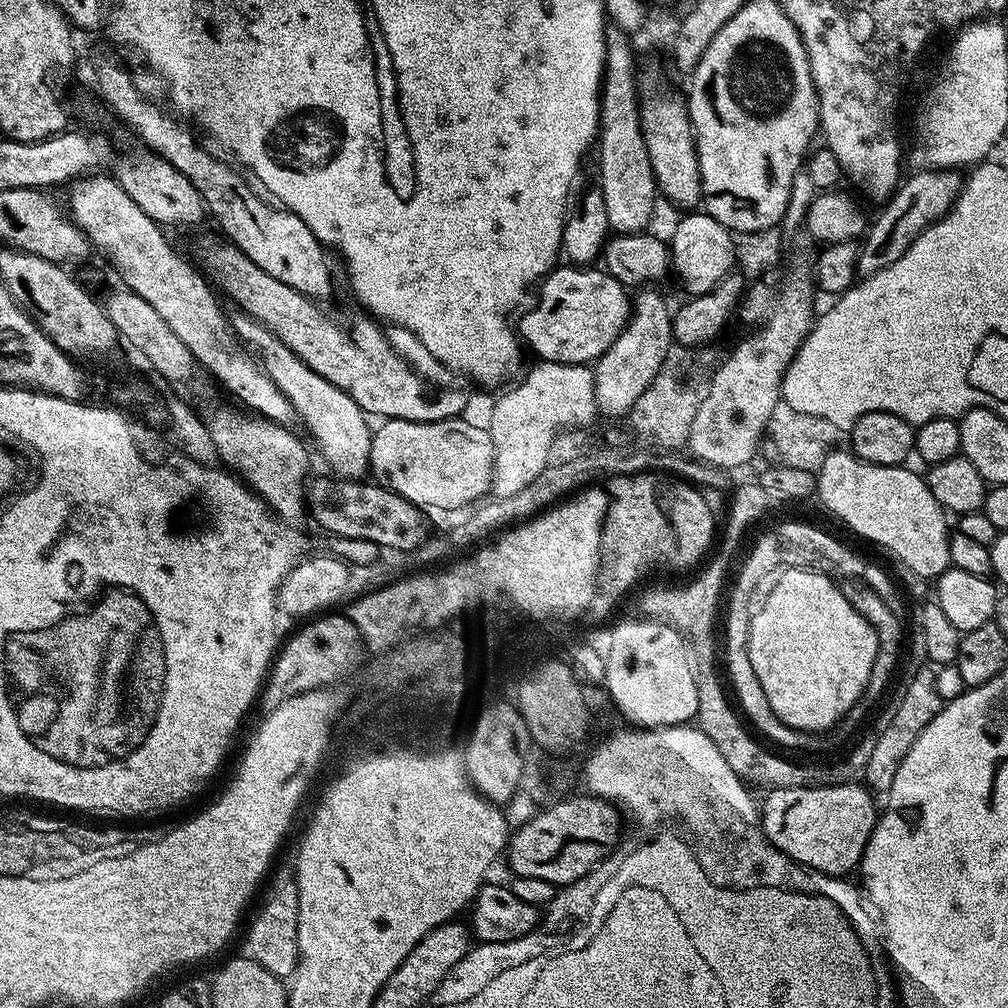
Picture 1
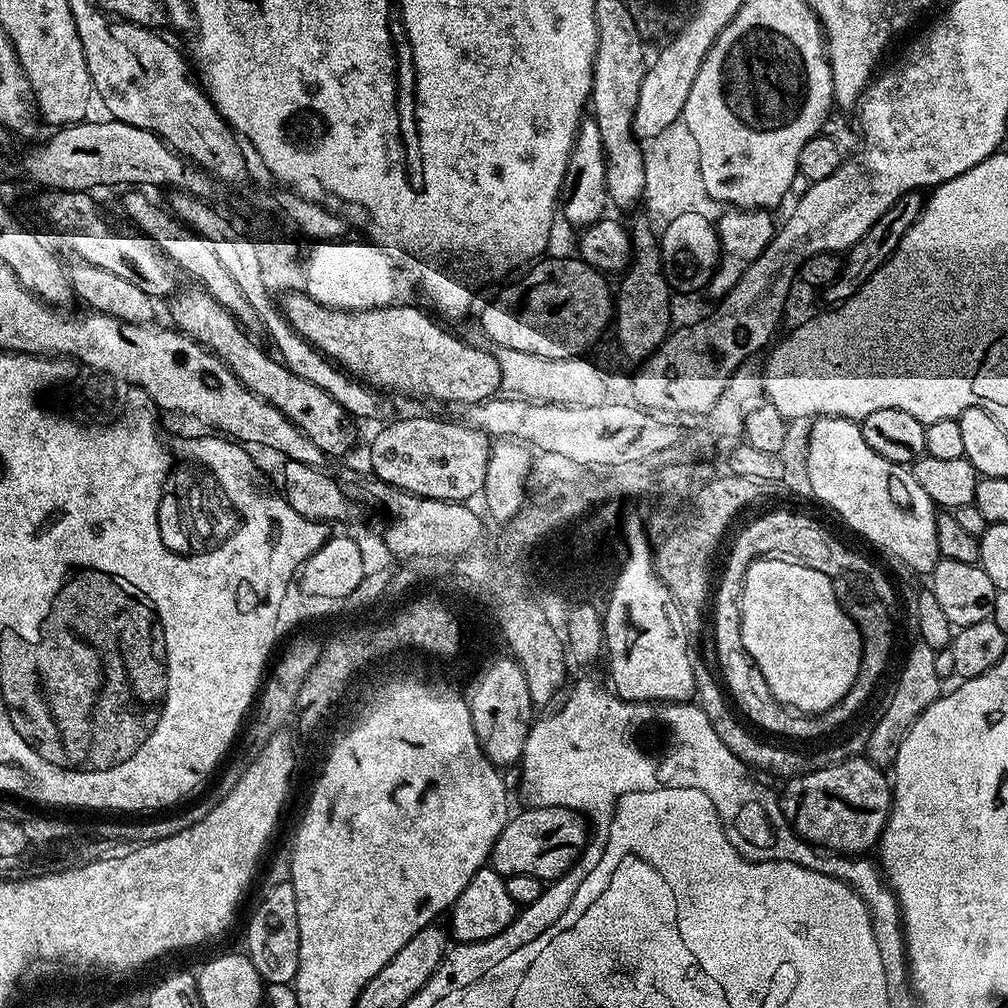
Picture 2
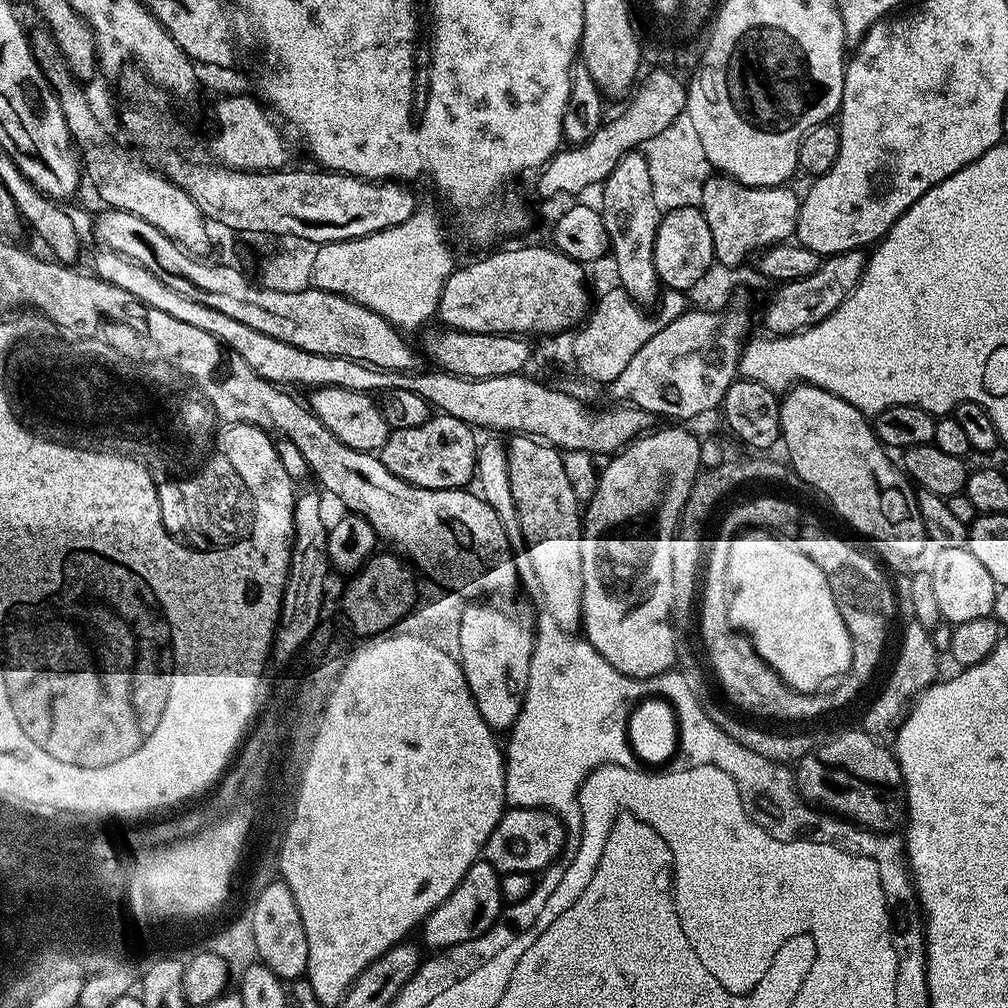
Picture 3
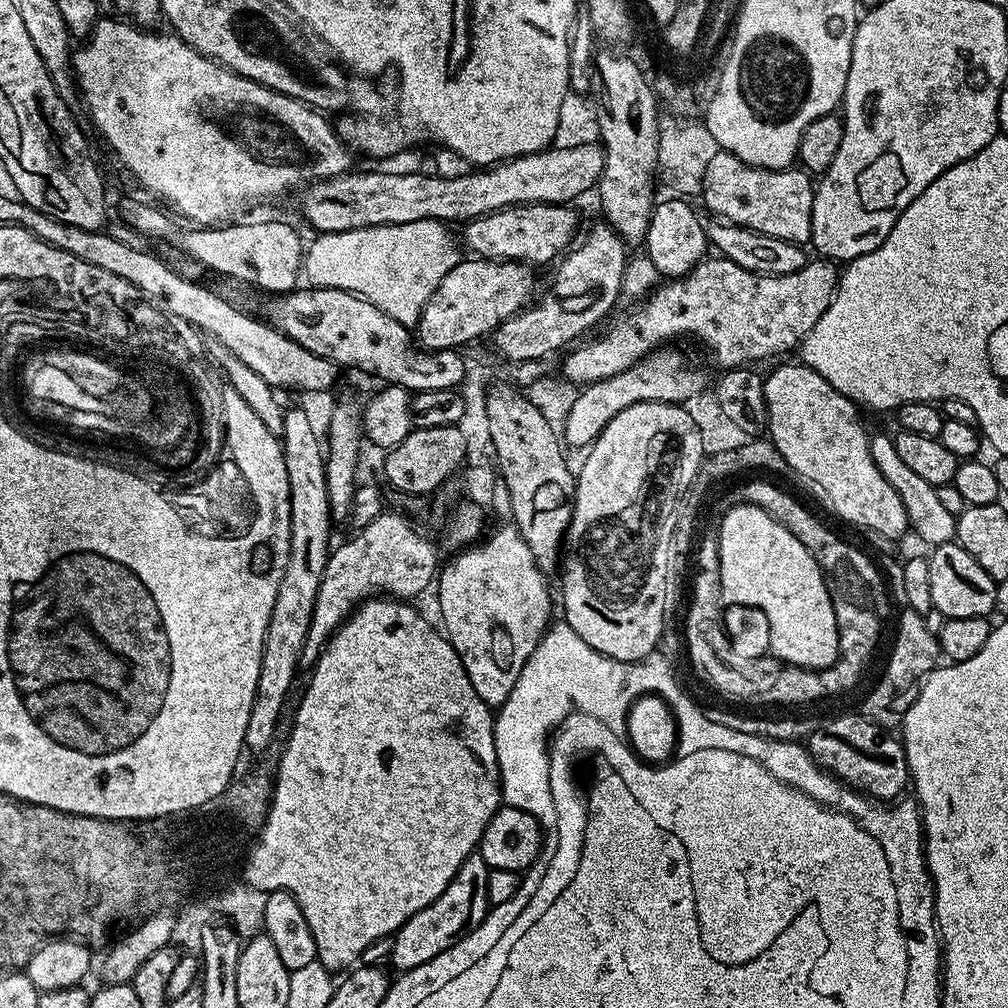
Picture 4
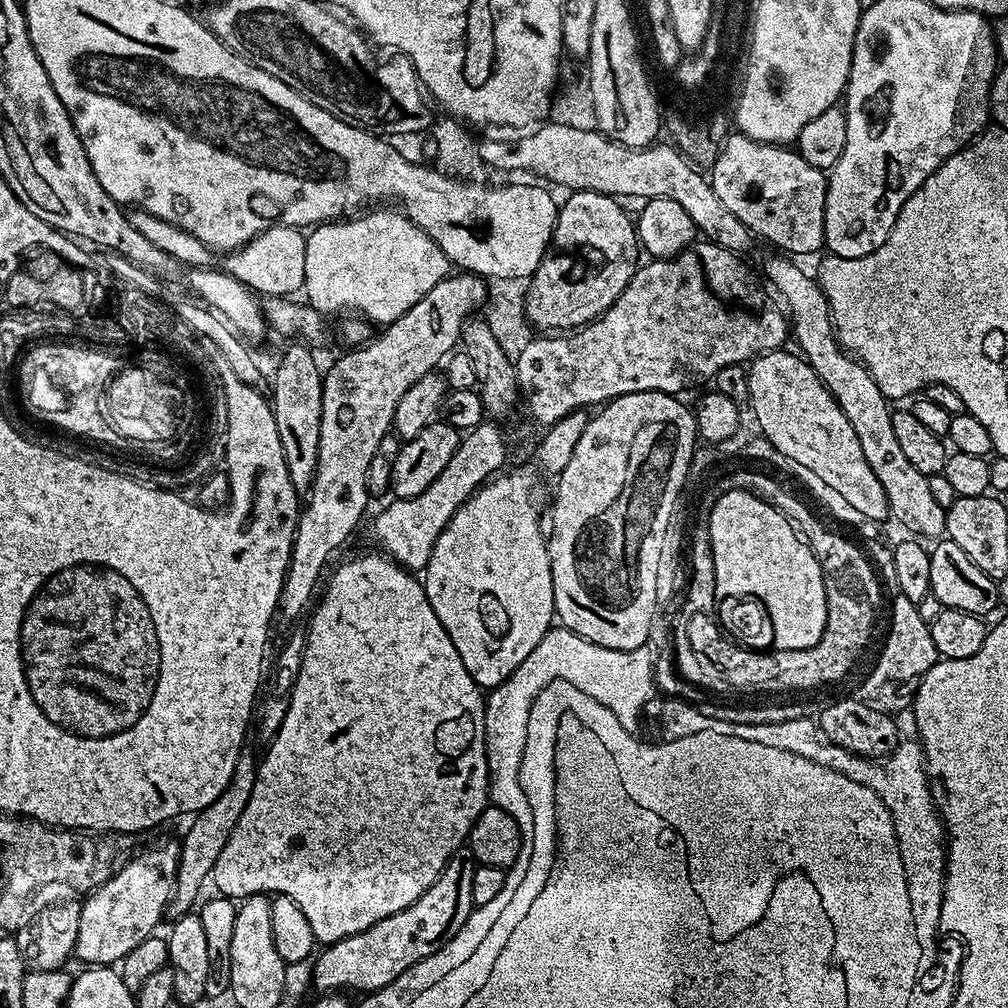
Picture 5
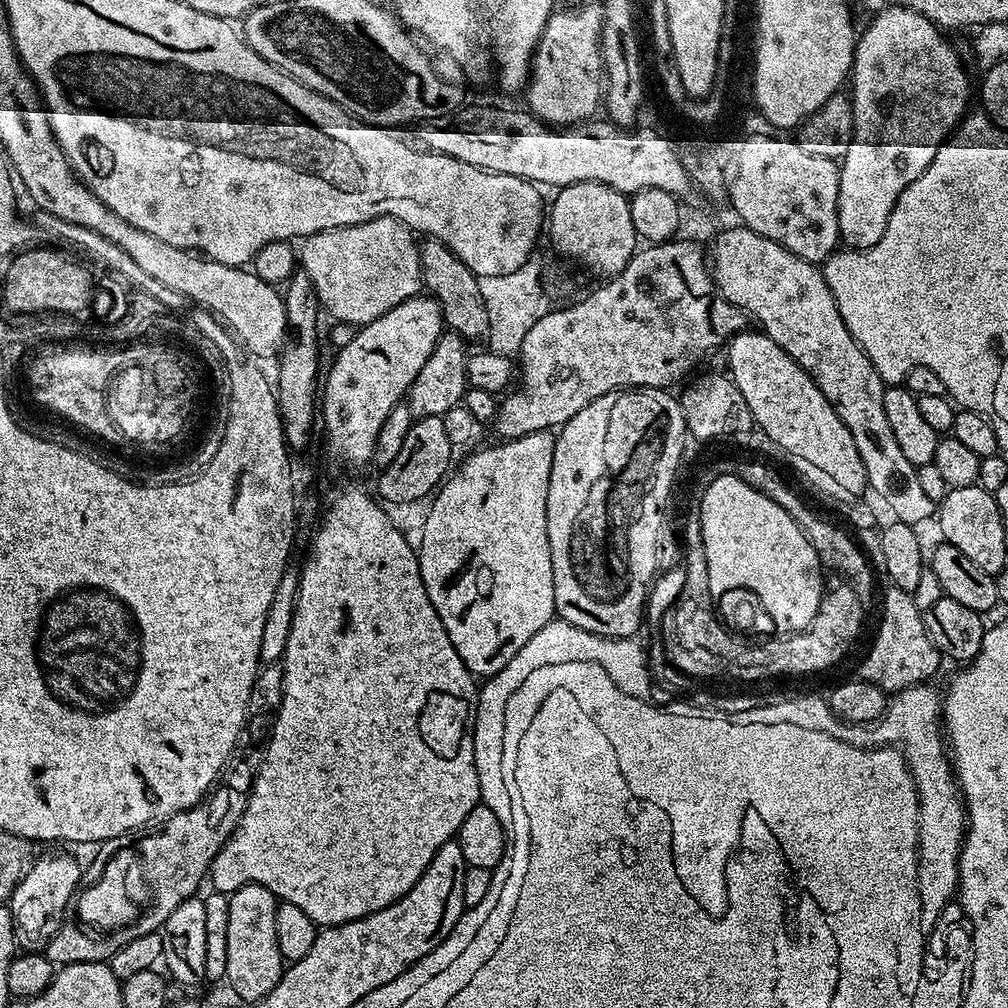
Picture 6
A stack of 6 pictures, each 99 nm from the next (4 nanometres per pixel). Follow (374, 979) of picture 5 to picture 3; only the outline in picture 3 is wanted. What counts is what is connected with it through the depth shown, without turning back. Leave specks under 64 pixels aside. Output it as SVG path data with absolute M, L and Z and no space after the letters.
M487 858L475 860L466 870L462 882L442 902L424 919L422 933L424 940L432 947L432 950L443 950L461 944L470 942L482 934L486 934L492 929L492 925L500 919L502 915L502 897L500 894L501 873L497 872Z

